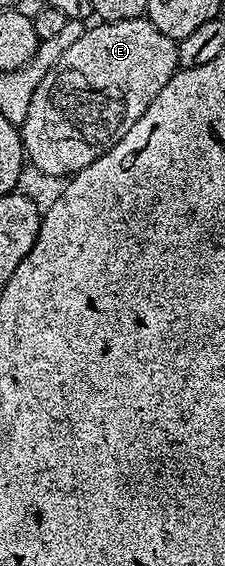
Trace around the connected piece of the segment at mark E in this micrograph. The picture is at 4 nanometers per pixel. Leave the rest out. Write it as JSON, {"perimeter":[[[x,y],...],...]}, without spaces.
{"perimeter":[[[148,17],[110,23],[101,21],[96,25],[98,27],[90,31],[89,28],[82,30],[79,41],[66,49],[43,81],[39,81],[31,97],[31,106],[27,108],[27,117],[19,124],[26,160],[45,175],[72,177],[106,155],[123,133],[147,113],[147,105],[159,97],[159,89],[163,89],[179,70],[176,42],[167,37],[167,33],[159,33]]]}

